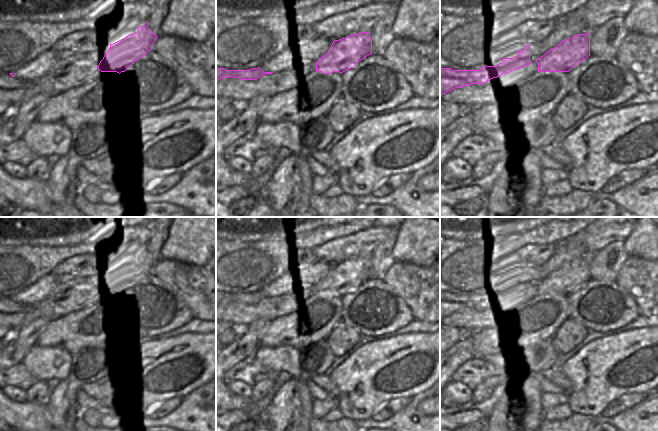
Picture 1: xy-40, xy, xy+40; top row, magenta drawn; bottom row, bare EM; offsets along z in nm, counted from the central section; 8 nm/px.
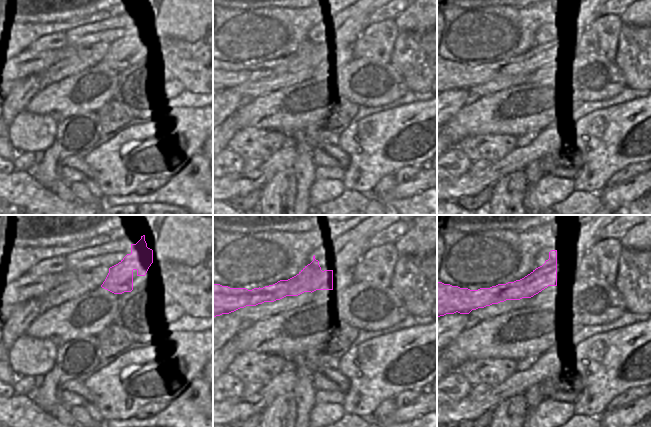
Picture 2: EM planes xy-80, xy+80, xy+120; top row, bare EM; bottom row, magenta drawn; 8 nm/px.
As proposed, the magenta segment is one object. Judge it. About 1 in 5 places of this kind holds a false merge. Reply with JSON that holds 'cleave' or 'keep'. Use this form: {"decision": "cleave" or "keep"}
{"decision": "cleave"}

